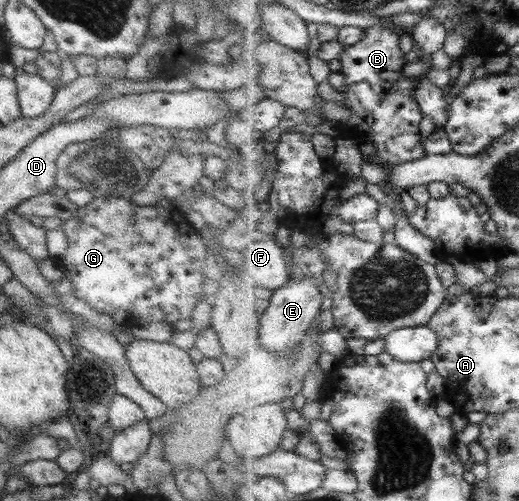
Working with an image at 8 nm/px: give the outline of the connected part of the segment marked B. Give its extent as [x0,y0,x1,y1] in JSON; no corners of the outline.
[337,25,426,169]

